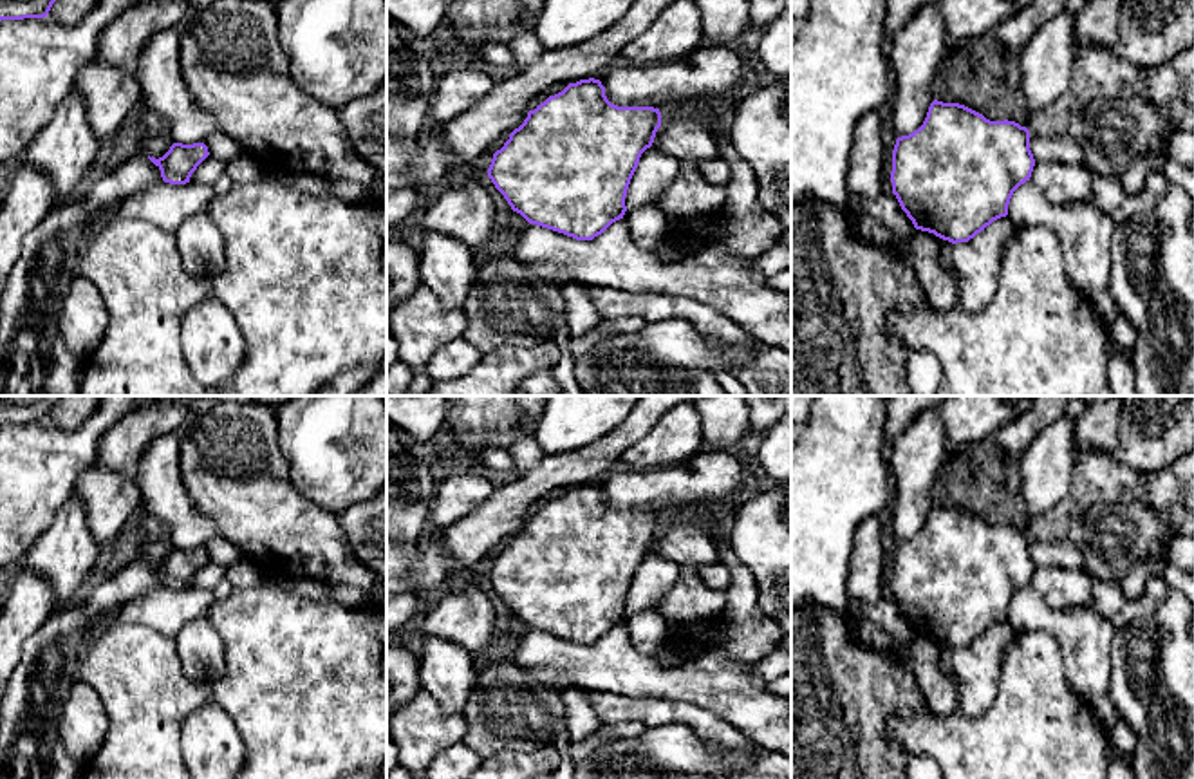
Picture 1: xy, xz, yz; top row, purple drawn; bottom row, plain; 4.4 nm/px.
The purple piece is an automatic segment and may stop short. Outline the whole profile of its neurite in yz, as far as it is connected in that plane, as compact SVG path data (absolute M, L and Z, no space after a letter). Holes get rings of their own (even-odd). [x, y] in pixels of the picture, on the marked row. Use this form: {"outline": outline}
{"outline": "M934 99L923 125L896 139L891 183L916 230L957 244L1008 215L1013 192L1030 181L1033 166L1026 127L1008 119L990 121L965 105Z"}

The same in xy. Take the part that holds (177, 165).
{"outline": "M173 143L163 157L155 159L148 155L148 159L161 170L164 183L186 184L190 183L191 174L208 155L210 152L204 143Z"}

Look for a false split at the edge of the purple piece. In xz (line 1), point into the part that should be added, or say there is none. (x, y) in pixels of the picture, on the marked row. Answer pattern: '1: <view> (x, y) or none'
1: none

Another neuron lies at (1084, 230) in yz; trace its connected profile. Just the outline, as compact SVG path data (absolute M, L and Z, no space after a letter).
M1026 181L1013 192L1006 217L1015 228L1048 226L1059 237L1068 273L1082 295L1091 298L1107 287L1116 221L1095 201L1059 204Z

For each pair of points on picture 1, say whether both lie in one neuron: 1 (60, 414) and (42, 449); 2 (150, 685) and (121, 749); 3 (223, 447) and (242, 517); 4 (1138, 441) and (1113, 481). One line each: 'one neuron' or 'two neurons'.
1: two neurons
2: one neuron
3: one neuron
4: two neurons

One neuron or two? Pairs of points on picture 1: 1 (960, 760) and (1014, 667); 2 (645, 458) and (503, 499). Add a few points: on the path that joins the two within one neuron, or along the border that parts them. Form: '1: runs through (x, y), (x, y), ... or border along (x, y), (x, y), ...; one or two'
1: runs through (983, 736), (1014, 705), (1014, 691); one
2: border along (651, 427), (620, 458); two

